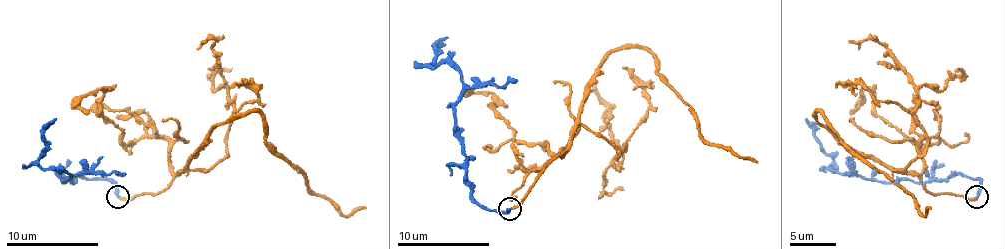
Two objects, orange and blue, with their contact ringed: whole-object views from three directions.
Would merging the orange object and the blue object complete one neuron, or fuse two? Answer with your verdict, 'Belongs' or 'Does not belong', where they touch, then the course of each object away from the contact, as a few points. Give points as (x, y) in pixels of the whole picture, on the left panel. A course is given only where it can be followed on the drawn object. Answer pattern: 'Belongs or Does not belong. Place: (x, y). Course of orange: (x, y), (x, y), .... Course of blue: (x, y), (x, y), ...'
Belongs. Place: (118, 197). Course of orange: (120, 196), (159, 194), (221, 123), (256, 111), (263, 118), (265, 139), (313, 192), (343, 215), (366, 208). Course of blue: (117, 196), (108, 180), (81, 173), (64, 183), (71, 176), (44, 169), (44, 130), (55, 118)

